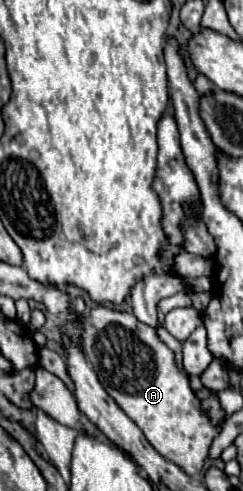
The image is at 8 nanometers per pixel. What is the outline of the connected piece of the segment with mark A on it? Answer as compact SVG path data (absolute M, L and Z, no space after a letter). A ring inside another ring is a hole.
M95 307L81 319L83 329L83 353L93 365L103 389L115 399L115 403L135 421L135 425L143 431L147 441L155 447L155 451L179 465L187 475L197 475L207 461L207 451L213 437L219 433L219 427L213 427L209 419L199 411L199 399L193 393L187 375L177 367L175 353L157 337L155 329L139 323L135 315L121 313L107 307Z

